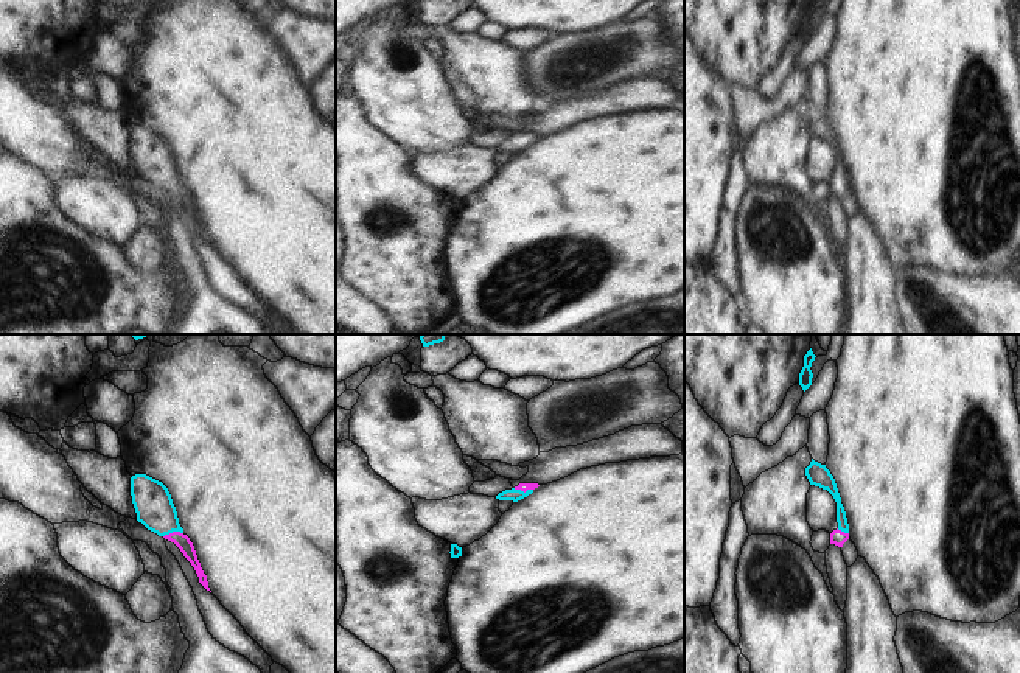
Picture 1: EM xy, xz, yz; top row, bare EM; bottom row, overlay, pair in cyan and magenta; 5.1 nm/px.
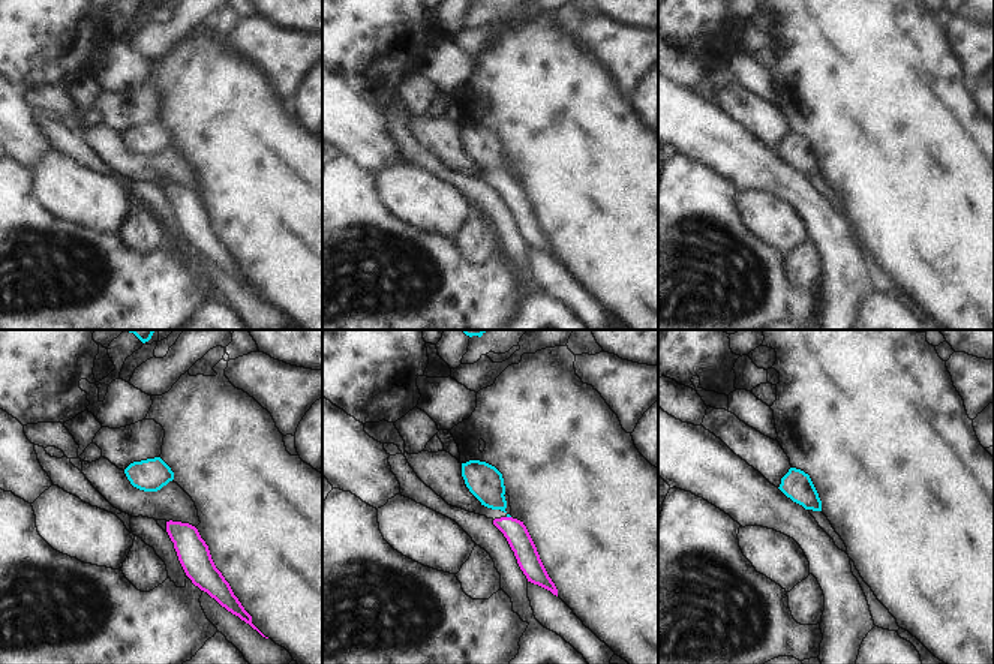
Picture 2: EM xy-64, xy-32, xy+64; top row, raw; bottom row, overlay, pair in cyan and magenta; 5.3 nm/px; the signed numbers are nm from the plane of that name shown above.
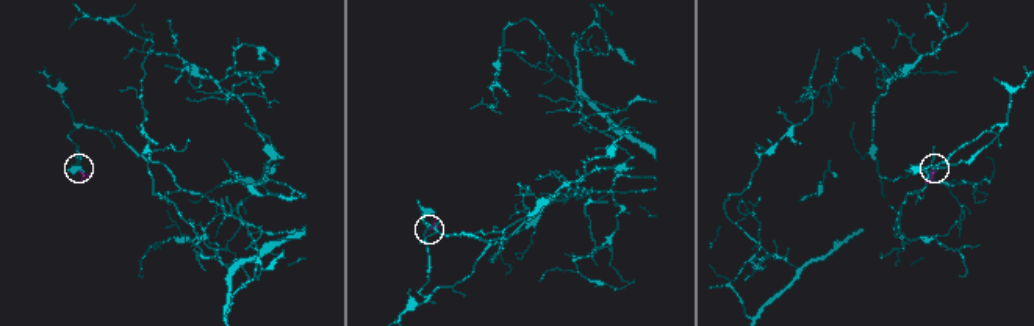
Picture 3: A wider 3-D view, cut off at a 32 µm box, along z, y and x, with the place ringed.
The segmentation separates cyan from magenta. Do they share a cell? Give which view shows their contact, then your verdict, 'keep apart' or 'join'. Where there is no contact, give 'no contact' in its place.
xy | join

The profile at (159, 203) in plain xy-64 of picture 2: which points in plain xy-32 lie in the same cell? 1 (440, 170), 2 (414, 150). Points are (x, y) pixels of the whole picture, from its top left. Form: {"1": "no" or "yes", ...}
{"1": "yes", "2": "yes"}

